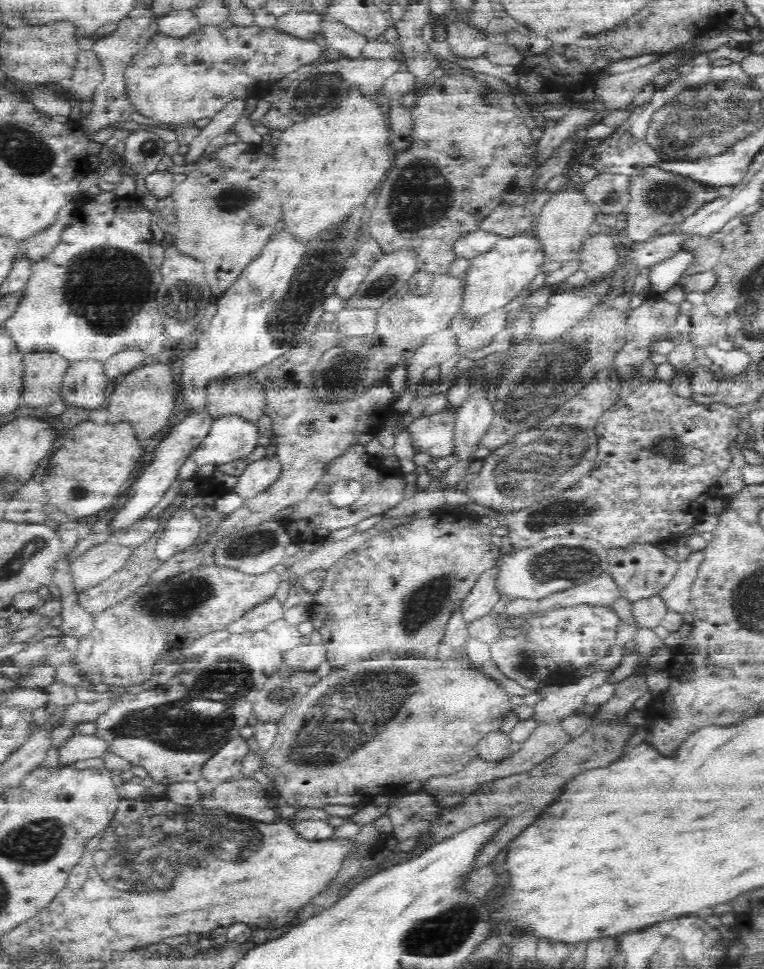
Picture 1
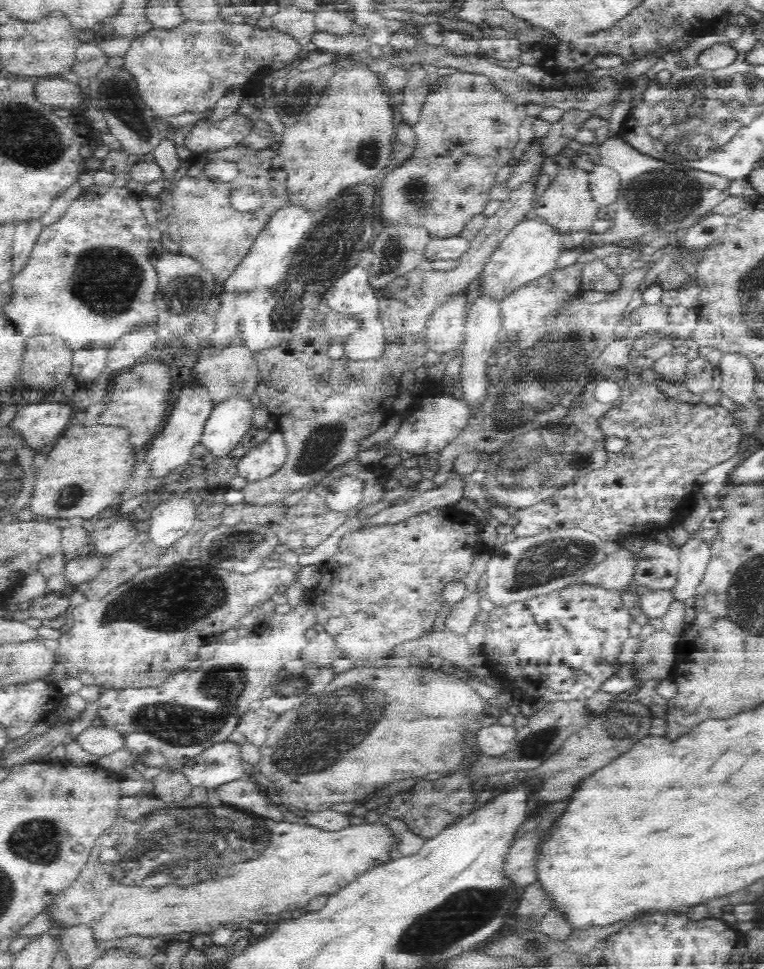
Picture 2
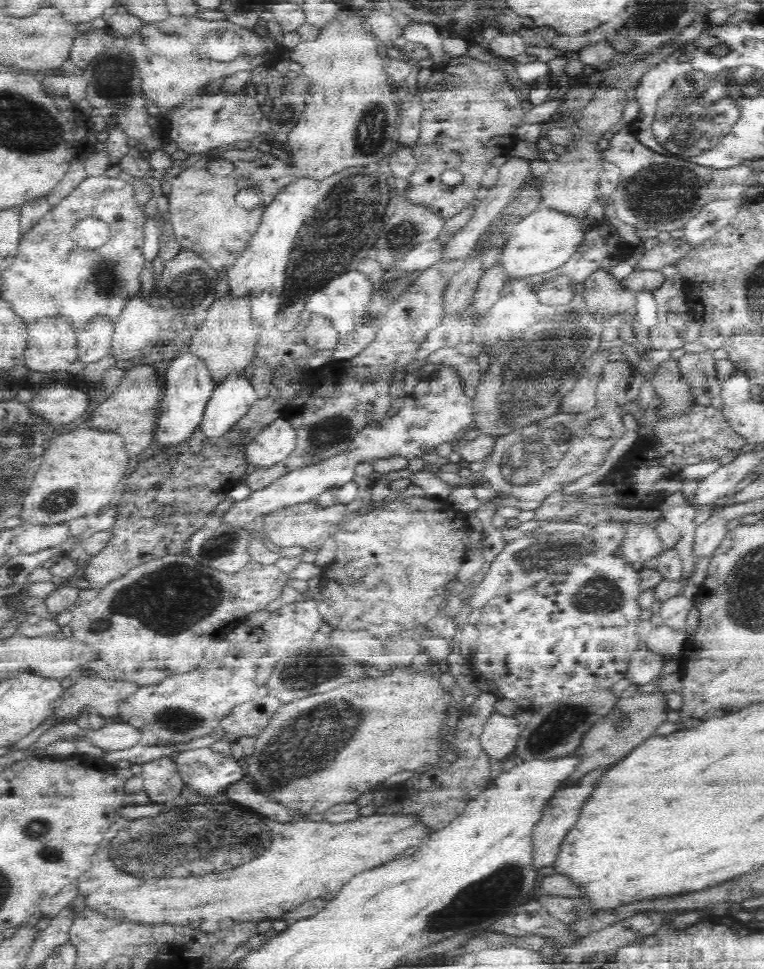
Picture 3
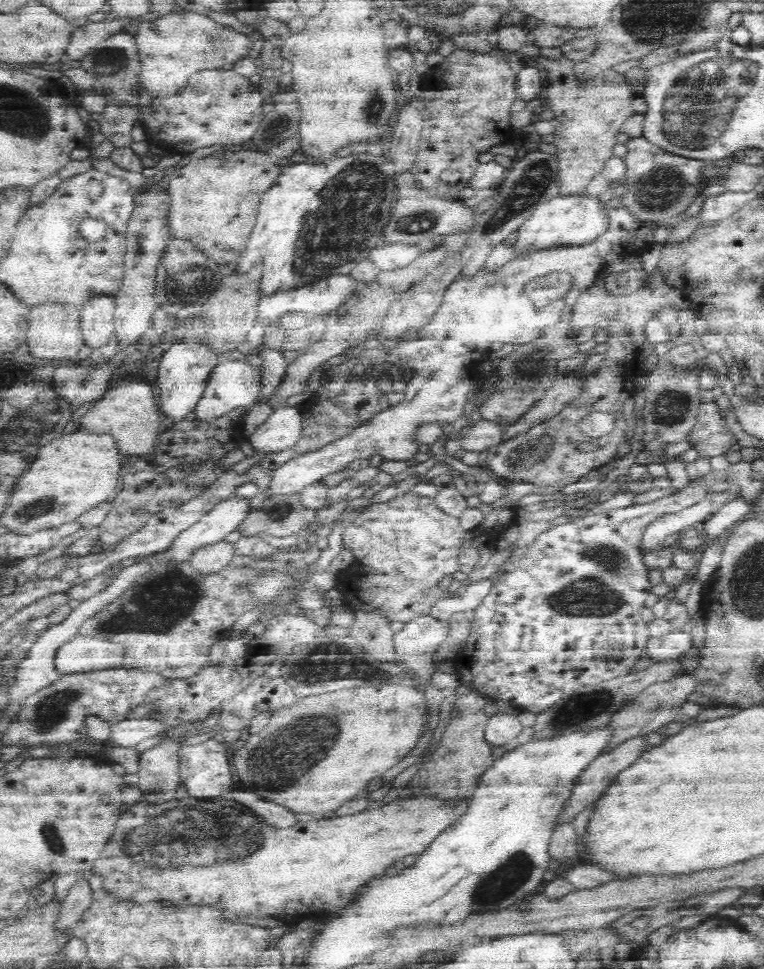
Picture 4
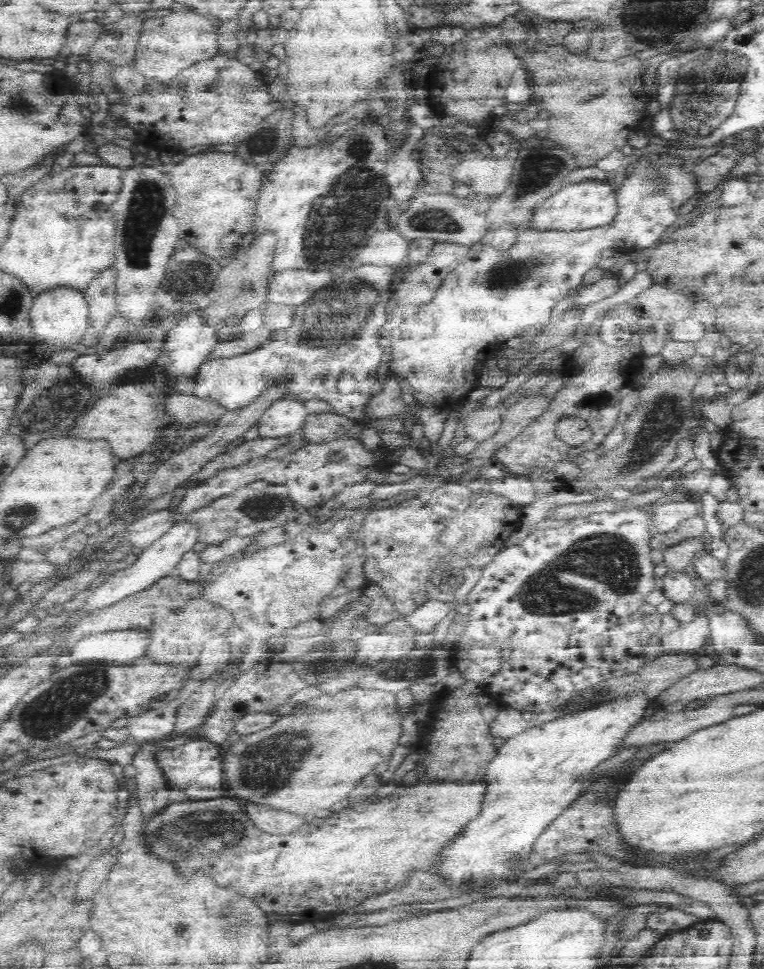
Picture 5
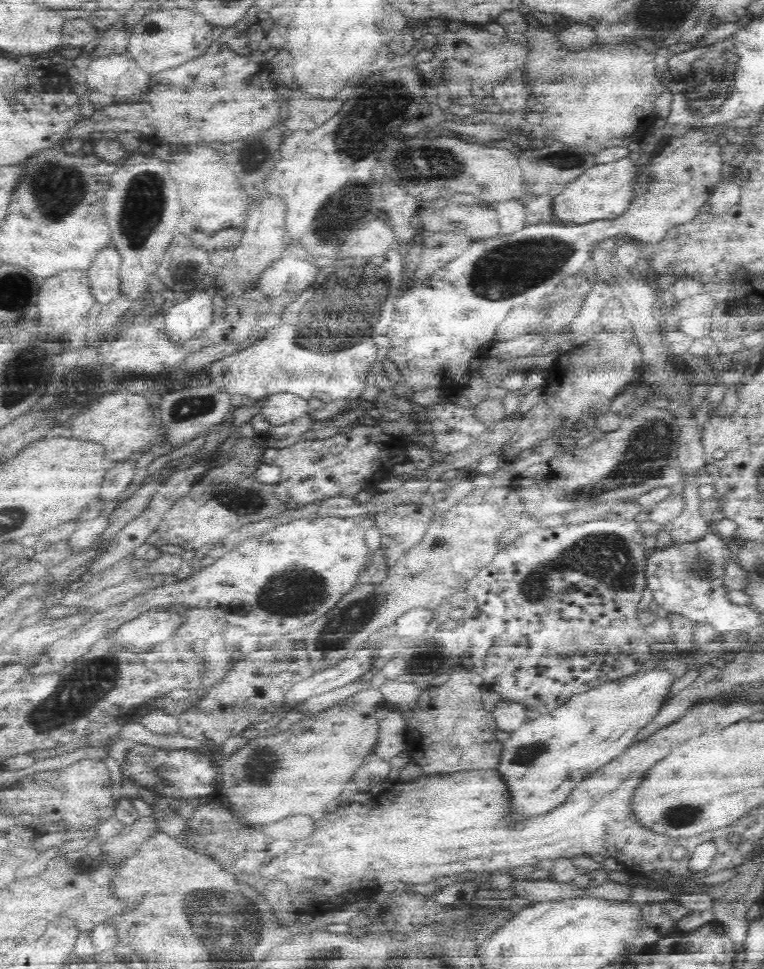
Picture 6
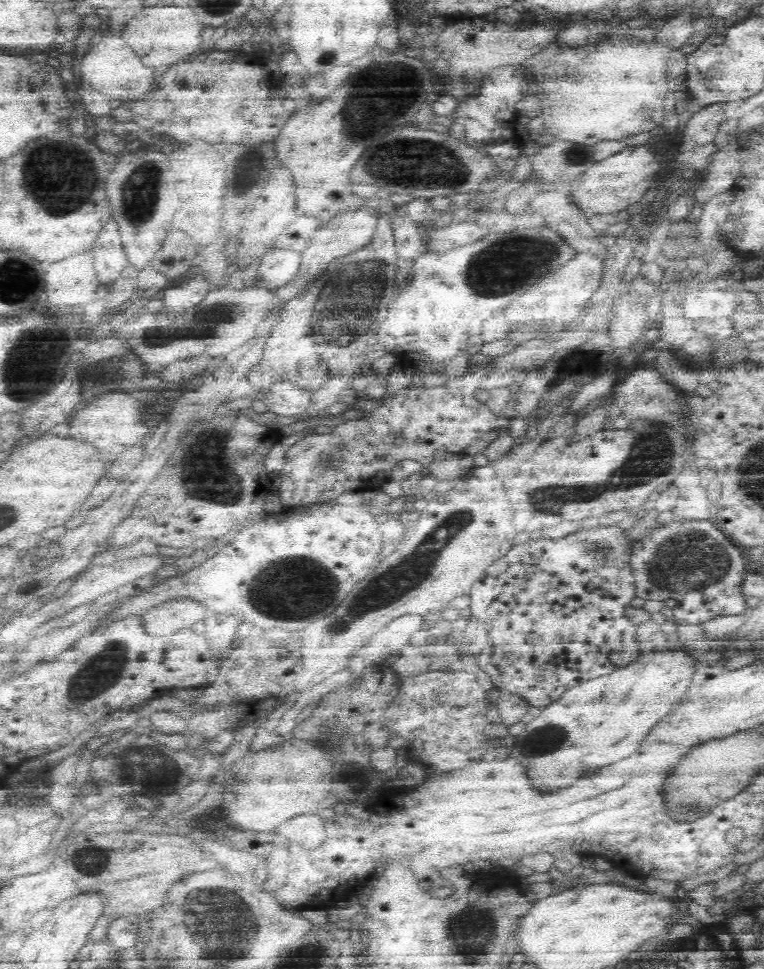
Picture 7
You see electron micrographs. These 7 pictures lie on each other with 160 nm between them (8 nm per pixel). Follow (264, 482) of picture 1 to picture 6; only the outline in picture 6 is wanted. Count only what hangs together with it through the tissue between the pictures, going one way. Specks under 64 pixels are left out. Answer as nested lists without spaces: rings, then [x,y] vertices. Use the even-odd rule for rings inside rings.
[[[282,392],[268,396],[261,408],[261,413],[273,426],[286,424],[309,410],[308,399],[290,392]]]

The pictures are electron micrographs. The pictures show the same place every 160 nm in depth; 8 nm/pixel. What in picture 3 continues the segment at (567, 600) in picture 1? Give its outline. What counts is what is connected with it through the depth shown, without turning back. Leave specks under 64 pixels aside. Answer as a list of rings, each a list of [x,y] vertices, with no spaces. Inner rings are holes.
[[[663,517],[653,522],[636,522],[630,525],[628,540],[622,545],[623,557],[640,567],[665,551],[664,544],[658,538],[658,521],[667,521]]]

